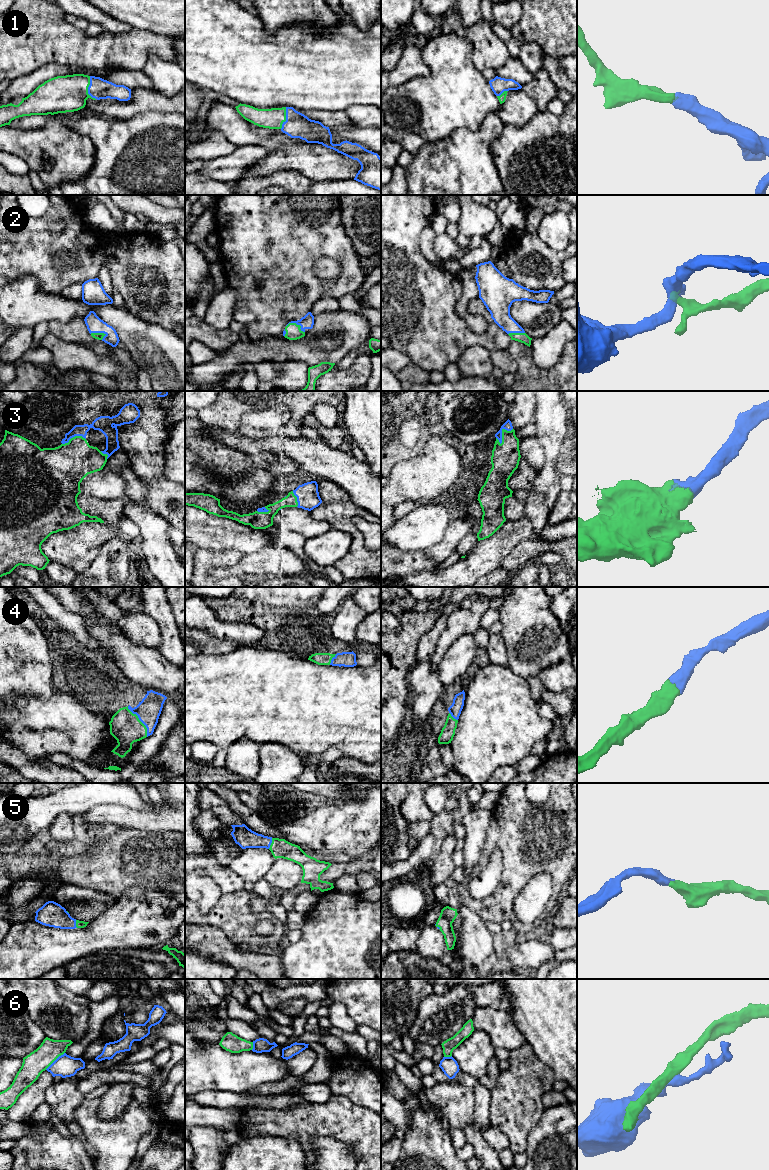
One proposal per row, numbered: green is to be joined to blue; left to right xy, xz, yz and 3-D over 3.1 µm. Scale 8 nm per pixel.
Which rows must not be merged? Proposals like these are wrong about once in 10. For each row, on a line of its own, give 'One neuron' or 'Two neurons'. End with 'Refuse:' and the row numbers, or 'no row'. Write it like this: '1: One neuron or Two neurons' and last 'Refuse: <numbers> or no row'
1: One neuron
2: One neuron
3: One neuron
4: One neuron
5: One neuron
6: Two neurons
Refuse: 6

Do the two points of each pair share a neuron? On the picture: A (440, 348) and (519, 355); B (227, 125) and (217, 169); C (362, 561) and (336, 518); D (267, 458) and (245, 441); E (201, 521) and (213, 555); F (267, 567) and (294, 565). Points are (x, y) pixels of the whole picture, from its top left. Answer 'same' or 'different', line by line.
A: different
B: different
C: same
D: different
E: different
F: same

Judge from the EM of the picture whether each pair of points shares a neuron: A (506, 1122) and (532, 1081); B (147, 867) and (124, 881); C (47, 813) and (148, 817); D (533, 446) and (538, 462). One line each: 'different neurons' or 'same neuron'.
A: same neuron
B: same neuron
C: different neurons
D: same neuron

